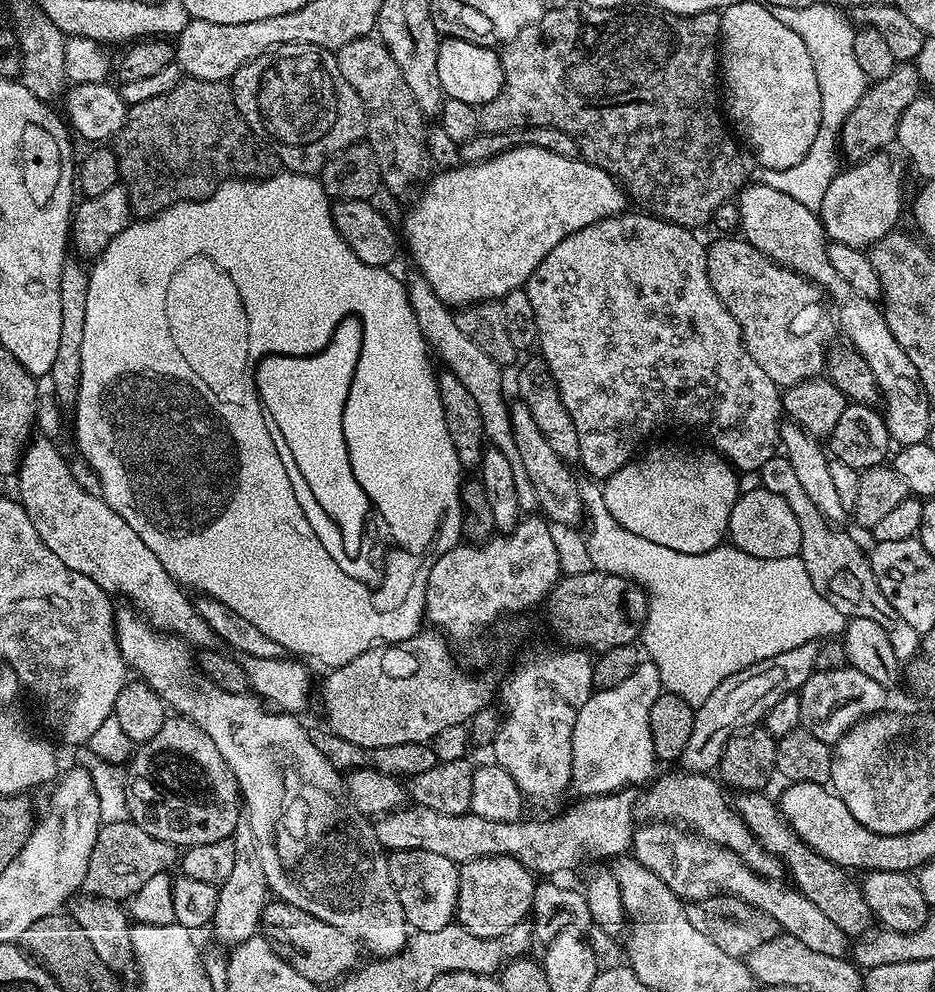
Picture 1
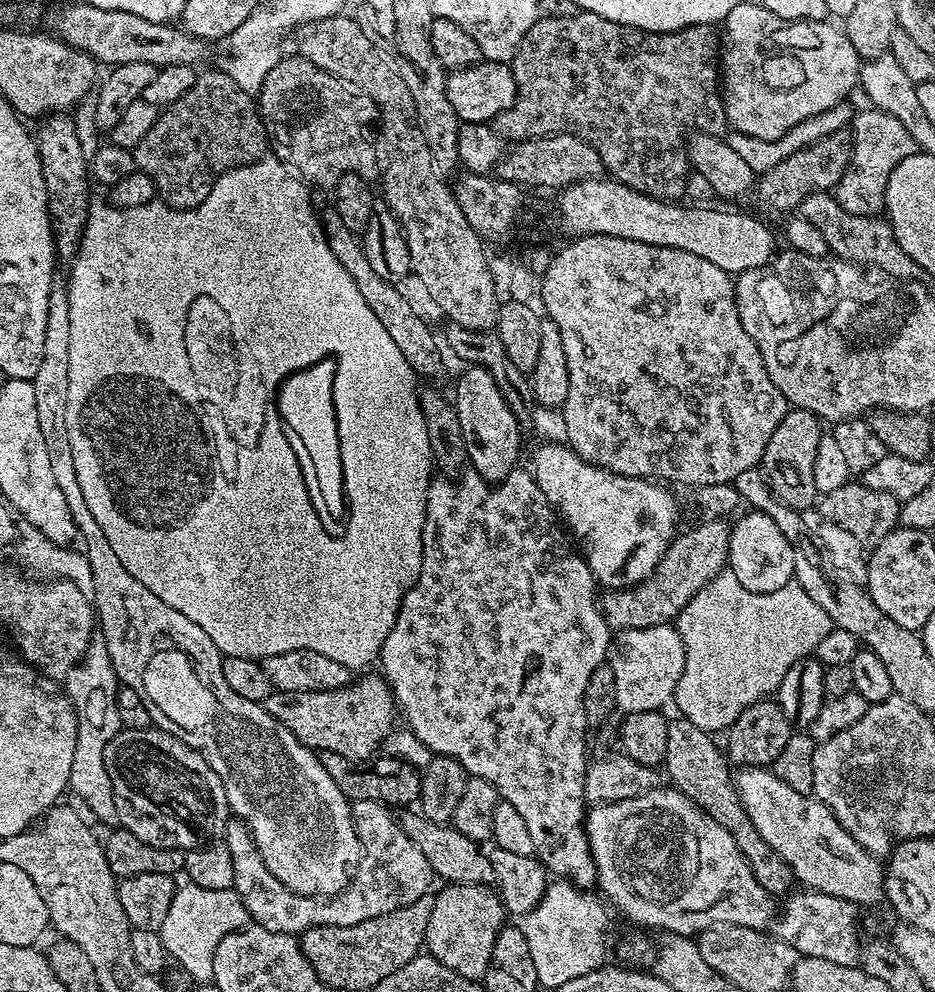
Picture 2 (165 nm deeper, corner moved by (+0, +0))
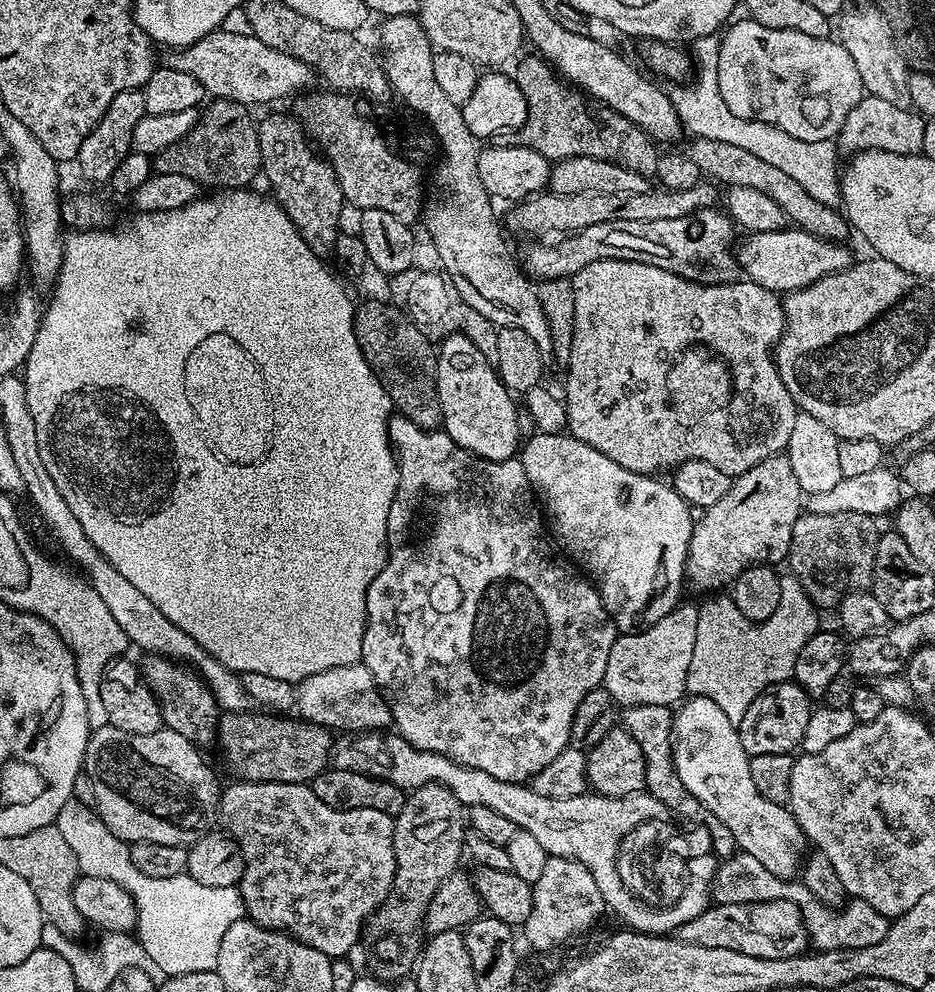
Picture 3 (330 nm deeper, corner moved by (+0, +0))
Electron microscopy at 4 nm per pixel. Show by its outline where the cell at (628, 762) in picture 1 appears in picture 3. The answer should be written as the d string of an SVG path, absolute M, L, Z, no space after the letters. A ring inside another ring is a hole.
M684 602L670 614L666 614L666 618L654 622L648 628L617 635L614 646L610 646L610 662L606 662L604 675L604 684L610 686L612 699L617 705L667 704L672 706L685 699L688 692L690 658L694 658L694 638L698 634L699 617L700 608Z

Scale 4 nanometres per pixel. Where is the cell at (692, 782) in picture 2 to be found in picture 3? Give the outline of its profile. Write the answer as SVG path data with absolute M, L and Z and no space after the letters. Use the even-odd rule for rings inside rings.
M630 704L623 709L622 727L632 735L634 742L638 742L638 746L642 746L646 762L645 789L658 802L665 804L677 821L685 820L688 823L685 825L703 830L712 841L712 851L717 857L734 856L738 851L734 834L730 834L730 830L726 830L726 826L722 826L722 822L718 822L718 818L714 818L714 814L710 814L710 810L706 810L706 806L702 806L702 802L698 802L698 798L694 798L694 794L690 794L678 778L672 761L673 715L673 709L667 704Z

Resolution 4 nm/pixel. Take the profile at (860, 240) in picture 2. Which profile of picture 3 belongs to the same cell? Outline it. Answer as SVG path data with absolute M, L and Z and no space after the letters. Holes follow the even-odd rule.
M697 136L689 139L686 151L690 162L698 165L698 170L709 181L715 182L720 186L750 186L754 190L762 190L783 210L785 217L795 227L804 232L814 234L818 238L829 242L847 241L850 225L843 211L837 210L832 204L824 204L818 198L814 198L794 178L788 174L782 174L776 166L770 166L770 162L762 162L762 158L750 154L750 150L742 150L739 146L730 146L730 142L714 142L710 138Z

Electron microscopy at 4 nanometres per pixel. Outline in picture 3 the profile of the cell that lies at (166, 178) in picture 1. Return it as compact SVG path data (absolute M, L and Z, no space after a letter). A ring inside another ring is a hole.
M213 99L211 103L203 109L186 138L156 153L155 171L162 174L182 174L182 178L190 178L197 186L209 184L209 189L212 190L231 190L251 185L251 180L255 176L259 177L262 172L257 121L252 120L247 104L218 99Z

